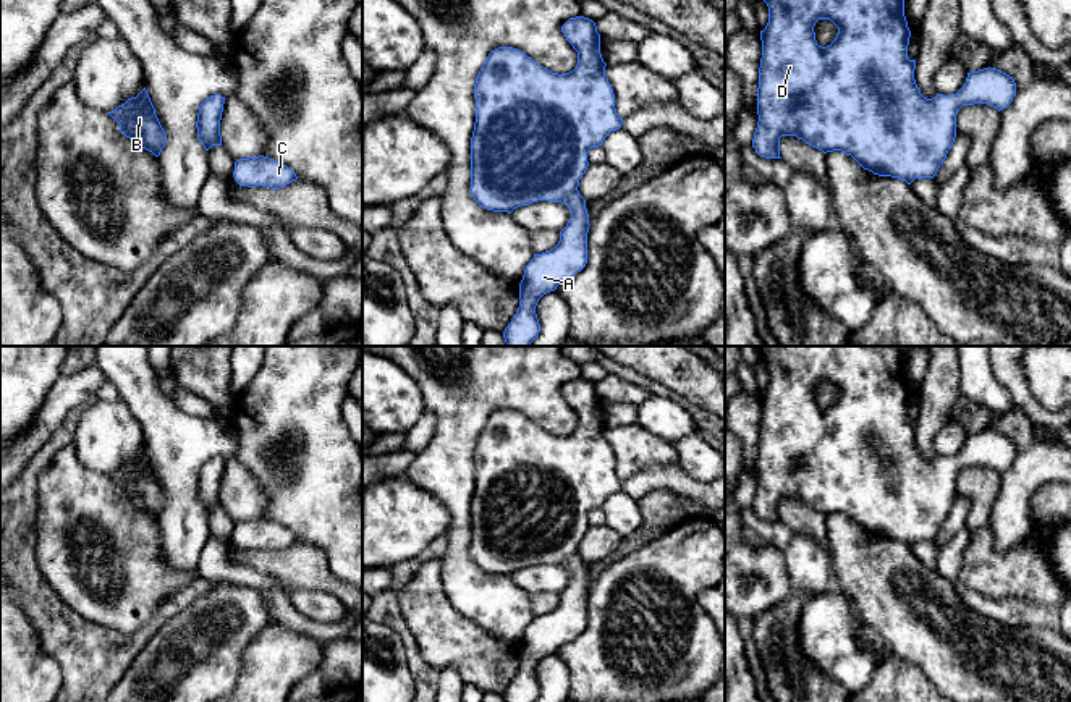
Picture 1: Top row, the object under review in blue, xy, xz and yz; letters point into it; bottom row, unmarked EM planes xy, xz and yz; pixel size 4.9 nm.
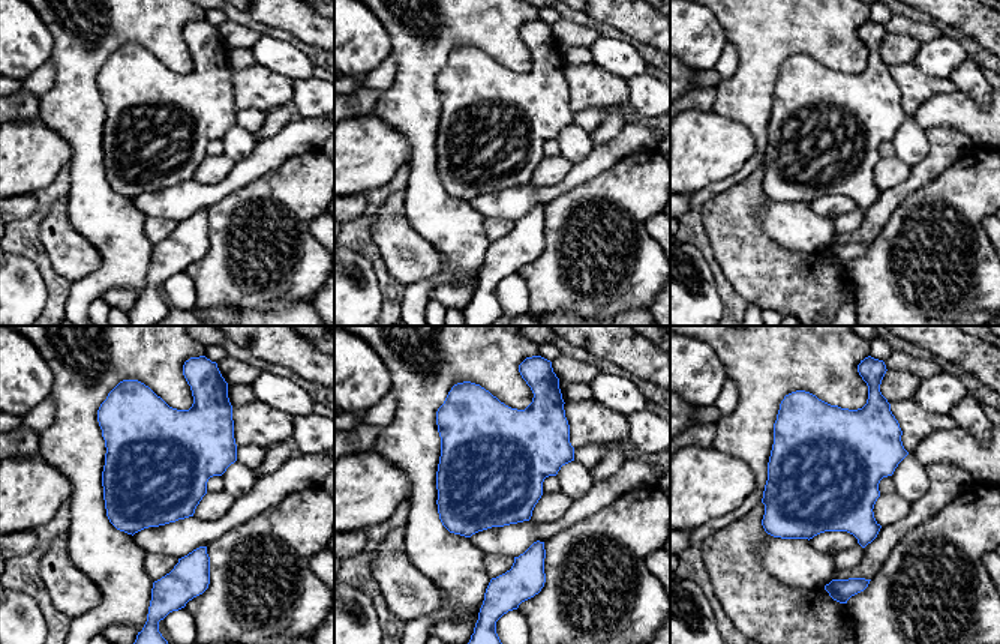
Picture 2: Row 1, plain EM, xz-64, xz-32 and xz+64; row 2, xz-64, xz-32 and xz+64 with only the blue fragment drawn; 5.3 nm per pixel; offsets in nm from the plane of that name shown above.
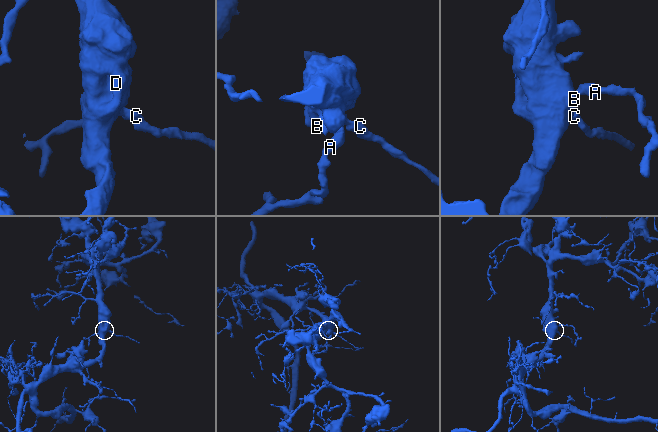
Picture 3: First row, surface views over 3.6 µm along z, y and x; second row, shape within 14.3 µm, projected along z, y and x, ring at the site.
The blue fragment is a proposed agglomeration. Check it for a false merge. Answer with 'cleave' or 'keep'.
keep

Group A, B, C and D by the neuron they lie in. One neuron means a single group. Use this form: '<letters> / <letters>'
A B C D

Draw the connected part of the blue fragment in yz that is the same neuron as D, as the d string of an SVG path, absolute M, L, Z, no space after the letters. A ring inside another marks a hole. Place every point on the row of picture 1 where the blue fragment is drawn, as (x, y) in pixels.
M764 0L768 6L768 23L764 31L760 31L762 40L762 58L759 68L759 87L757 87L757 128L752 139L752 147L760 157L765 159L781 159L780 157L780 137L781 136L796 136L806 144L822 150L823 154L841 150L846 155L851 155L864 170L872 171L878 176L891 176L911 184L916 178L933 178L946 159L948 150L951 149L956 137L956 115L963 105L987 104L998 112L1006 108L1013 97L1016 95L1014 79L997 70L984 68L979 71L967 73L964 86L951 95L937 94L932 99L927 99L921 94L921 89L914 79L916 60L908 58L908 45L911 31L904 16L904 0ZM819 19L830 19L836 27L838 34L835 40L822 47L815 40L814 26Z

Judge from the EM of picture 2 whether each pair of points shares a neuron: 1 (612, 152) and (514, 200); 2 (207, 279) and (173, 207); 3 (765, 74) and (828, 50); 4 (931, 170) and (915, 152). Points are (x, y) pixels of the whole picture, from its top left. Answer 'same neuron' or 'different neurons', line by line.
1: same neuron
2: different neurons
3: same neuron
4: different neurons

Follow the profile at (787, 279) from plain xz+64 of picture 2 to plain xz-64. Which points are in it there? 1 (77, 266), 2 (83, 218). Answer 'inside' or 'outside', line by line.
1: inside
2: outside

